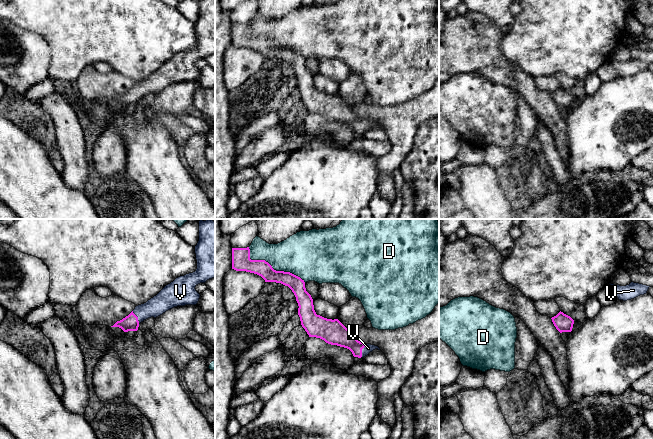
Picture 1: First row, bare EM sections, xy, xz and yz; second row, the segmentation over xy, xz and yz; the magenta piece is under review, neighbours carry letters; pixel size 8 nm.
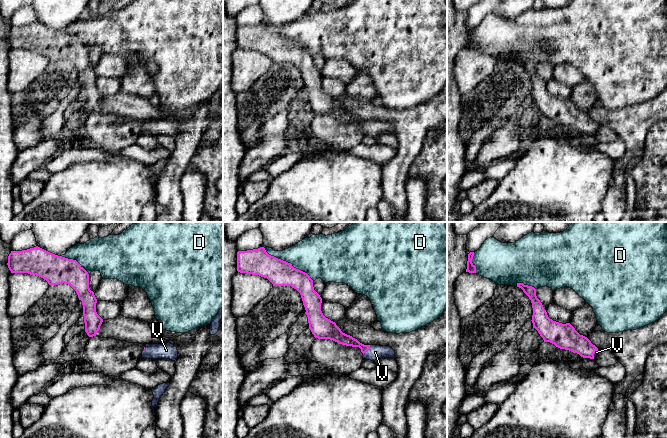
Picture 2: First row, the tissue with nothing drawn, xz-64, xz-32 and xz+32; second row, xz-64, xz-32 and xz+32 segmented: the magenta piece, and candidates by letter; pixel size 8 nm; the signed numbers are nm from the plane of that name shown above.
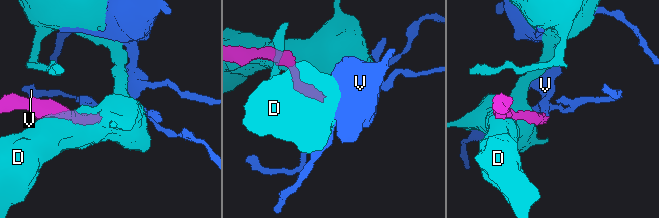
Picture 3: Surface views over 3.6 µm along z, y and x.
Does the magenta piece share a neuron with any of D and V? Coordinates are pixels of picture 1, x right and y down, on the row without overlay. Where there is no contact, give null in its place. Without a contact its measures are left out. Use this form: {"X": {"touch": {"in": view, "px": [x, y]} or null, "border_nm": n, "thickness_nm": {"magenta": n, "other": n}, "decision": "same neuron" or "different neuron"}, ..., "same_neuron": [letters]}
{"D": {"touch": {"in": "xz", "px": [271, 43]}, "border_nm": 550, "thickness_nm": {"magenta": 150, "other": 320}, "decision": "different neuron"}, "V": {"touch": {"in": "xz", "px": [361, 127]}, "border_nm": 120, "thickness_nm": {"magenta": 180, "other": 70}, "decision": "same neuron"}, "same_neuron": ["V"]}

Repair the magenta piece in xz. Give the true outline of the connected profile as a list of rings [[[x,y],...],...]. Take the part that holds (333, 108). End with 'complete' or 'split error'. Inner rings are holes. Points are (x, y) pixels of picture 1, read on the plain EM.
[[[249,23],[232,24],[232,45],[257,50],[265,58],[288,62],[296,73],[301,101],[309,113],[320,114],[328,120],[347,124],[358,134],[364,134],[375,125],[380,126],[378,122],[358,117],[338,95],[332,96],[317,91],[304,56],[290,48],[274,46],[265,36],[251,36]]]; split error

